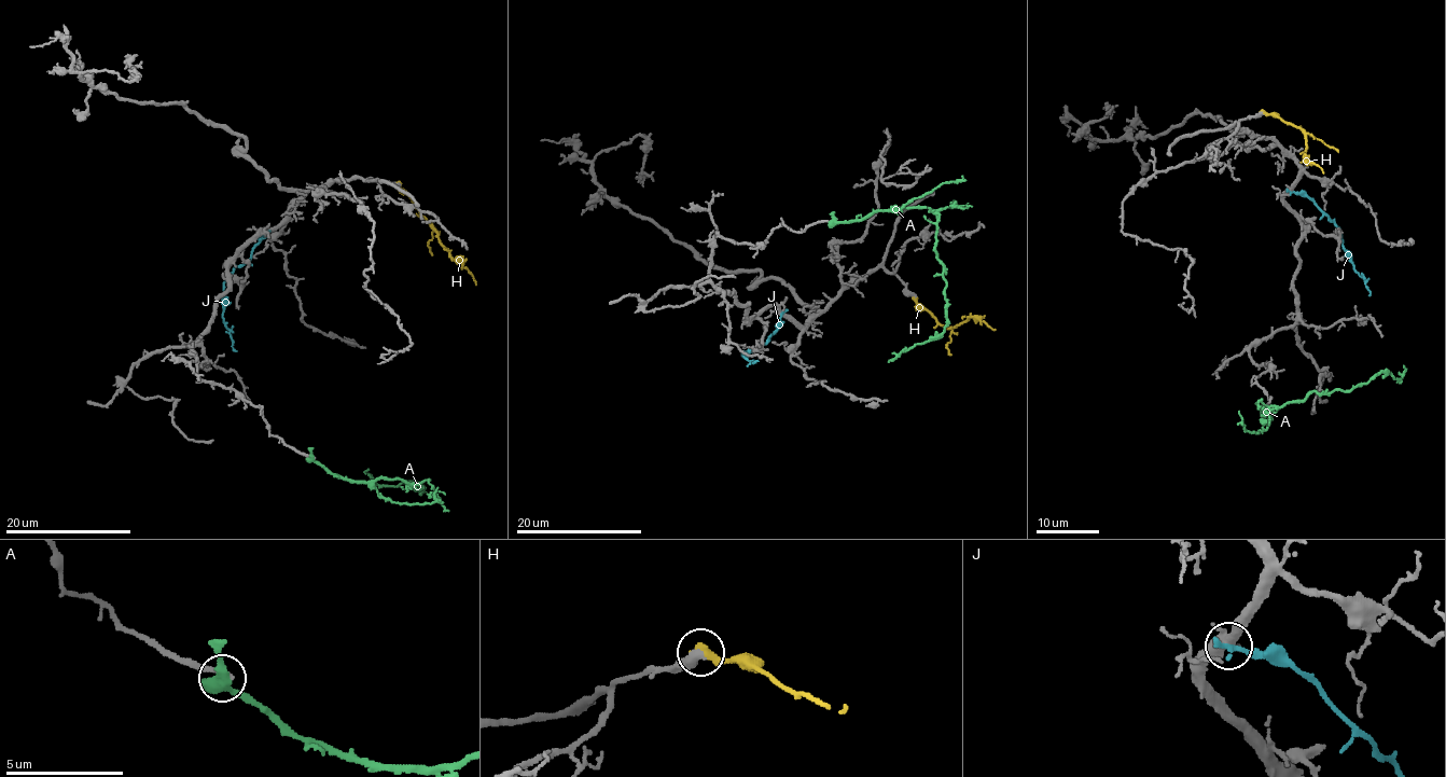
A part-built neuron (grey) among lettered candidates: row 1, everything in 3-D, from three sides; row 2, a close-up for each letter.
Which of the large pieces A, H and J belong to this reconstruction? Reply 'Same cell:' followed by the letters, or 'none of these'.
Same cell: H

